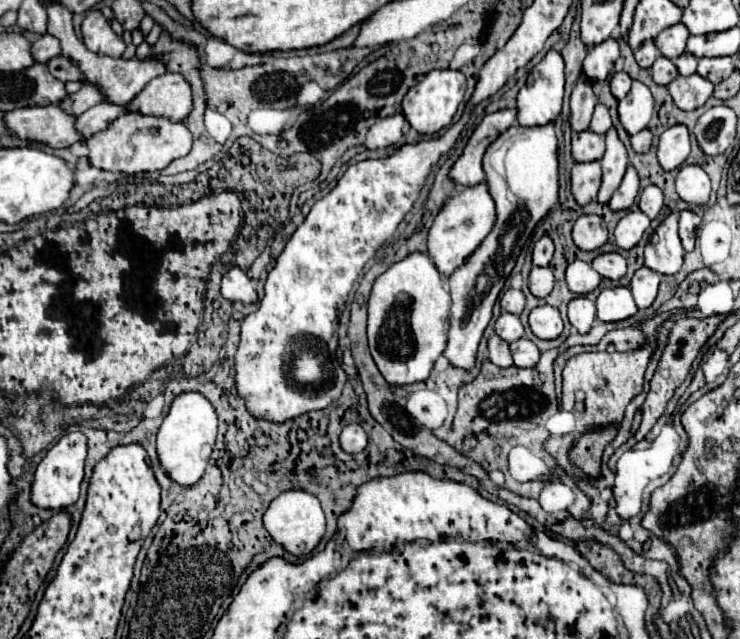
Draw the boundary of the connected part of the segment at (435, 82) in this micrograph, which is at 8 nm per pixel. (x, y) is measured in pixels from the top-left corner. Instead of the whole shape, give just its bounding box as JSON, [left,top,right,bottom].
[402,68,466,134]

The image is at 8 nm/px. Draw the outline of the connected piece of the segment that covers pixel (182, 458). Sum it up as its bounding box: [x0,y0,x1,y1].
[158,392,218,486]

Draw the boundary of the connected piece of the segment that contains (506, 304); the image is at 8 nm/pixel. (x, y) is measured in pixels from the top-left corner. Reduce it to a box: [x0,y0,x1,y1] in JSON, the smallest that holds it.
[500,288,524,316]

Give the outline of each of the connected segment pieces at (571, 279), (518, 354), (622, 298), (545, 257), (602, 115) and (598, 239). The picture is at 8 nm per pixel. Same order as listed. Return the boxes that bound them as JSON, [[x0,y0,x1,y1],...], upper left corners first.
[[566,260,602,296],[510,338,540,368],[596,288,638,322],[532,236,554,266],[590,104,612,136],[572,216,608,252]]

